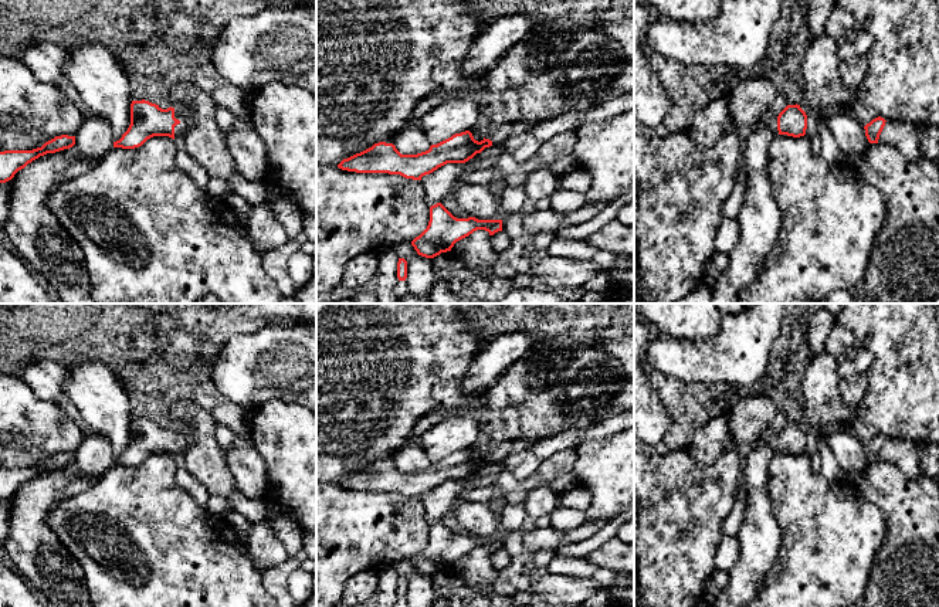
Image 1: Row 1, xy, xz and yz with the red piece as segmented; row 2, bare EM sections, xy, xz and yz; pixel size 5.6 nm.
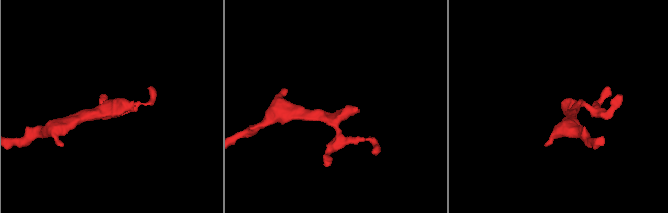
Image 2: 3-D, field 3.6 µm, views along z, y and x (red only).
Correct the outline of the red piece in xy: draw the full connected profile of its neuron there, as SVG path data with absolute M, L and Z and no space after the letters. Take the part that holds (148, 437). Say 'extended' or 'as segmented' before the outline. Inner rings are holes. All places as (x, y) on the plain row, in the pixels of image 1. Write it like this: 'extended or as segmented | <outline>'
extended | M132 418L130 442L113 465L135 467L153 454L169 454L180 461L191 447L189 430L180 424L162 427L149 418Z

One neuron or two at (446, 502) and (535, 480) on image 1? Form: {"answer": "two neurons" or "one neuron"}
{"answer": "one neuron"}

